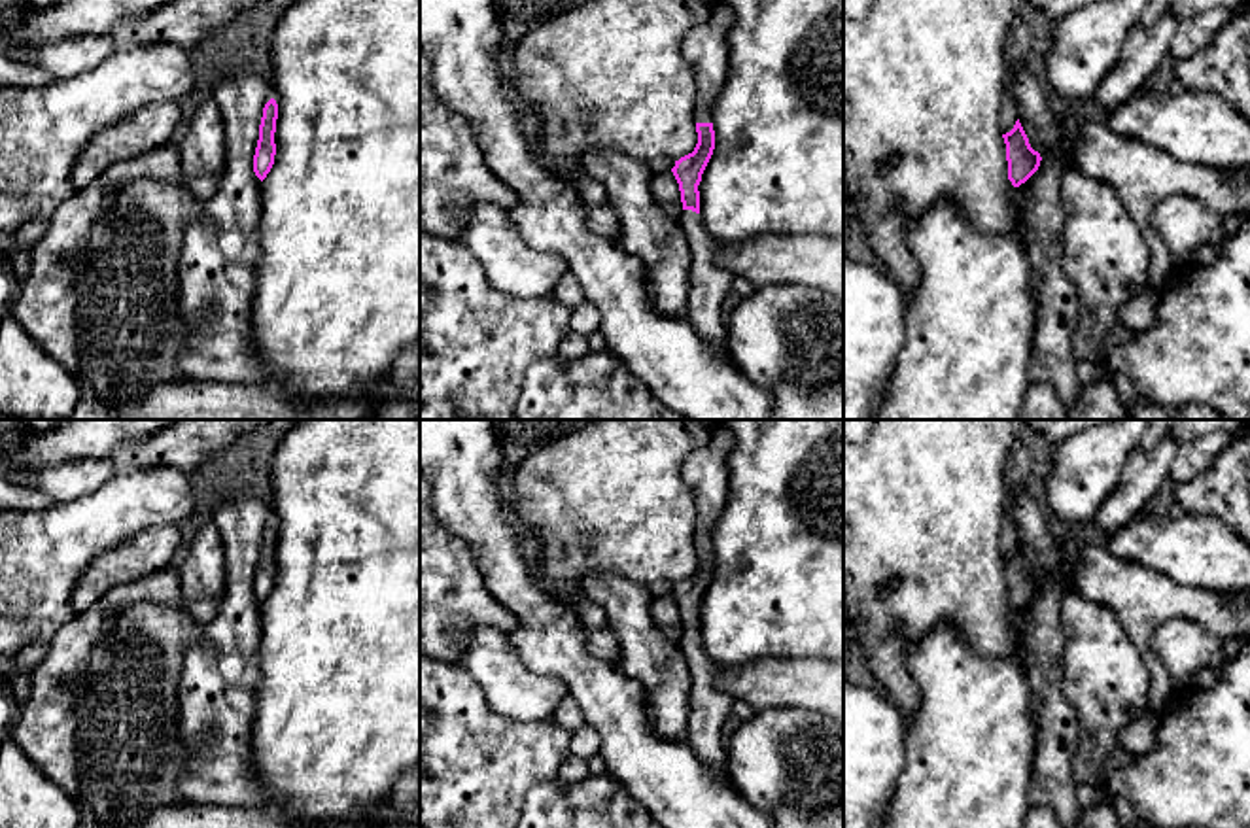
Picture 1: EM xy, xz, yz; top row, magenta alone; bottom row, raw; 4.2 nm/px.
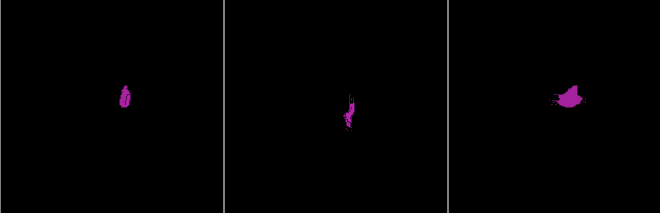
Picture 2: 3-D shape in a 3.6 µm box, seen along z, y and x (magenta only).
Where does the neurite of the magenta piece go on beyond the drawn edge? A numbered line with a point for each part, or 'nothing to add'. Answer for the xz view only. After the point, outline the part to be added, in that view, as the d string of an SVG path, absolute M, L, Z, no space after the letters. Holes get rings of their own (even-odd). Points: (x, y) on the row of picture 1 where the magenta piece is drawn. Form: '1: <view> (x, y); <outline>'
1: xz (704, 48); M722 2L711 4L705 23L694 26L683 42L683 57L696 76L694 123L713 123L711 110L724 85L728 70L726 32L732 26L732 11Z
2: xz (710, 286); M683 210L677 221L692 251L688 319L703 340L726 354L722 304L732 293L734 276L717 267L719 240L705 231L702 214Z

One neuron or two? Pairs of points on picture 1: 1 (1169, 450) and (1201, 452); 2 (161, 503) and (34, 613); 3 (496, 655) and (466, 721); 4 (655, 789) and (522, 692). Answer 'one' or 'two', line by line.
1: two
2: one
3: two
4: two

